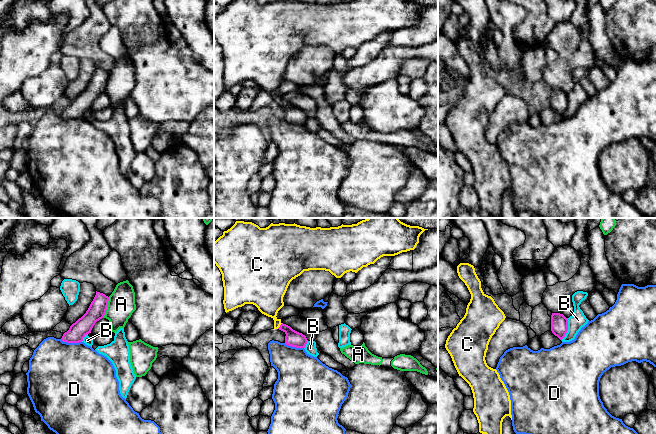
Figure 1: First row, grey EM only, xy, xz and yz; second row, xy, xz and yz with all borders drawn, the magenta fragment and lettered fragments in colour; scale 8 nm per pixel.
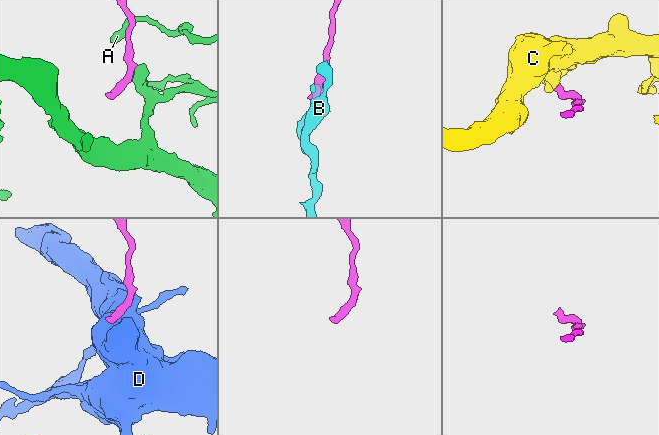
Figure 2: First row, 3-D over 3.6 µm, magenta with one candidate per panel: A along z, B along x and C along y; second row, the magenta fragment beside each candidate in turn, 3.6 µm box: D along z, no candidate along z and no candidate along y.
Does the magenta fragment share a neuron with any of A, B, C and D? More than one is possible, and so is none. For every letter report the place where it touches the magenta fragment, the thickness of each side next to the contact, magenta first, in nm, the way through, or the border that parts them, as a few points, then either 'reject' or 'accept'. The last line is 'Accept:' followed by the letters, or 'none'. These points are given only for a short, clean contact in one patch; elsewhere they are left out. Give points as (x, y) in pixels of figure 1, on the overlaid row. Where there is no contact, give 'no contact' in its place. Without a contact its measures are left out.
A: xy (106, 307) | 140/220 nm | along xy (109, 297), (107, 309), (103, 317) | reject
B: yz (567, 329) | 140/130 nm | along yz (568, 318), (568, 330), (561, 340) | reject
C: xz (280, 326) | 130/240 nm | across xz (293, 338), (280, 326), (270, 309), (268, 298) | accept
D: xy (71, 342) | 140/500 nm | reject
Accept: C

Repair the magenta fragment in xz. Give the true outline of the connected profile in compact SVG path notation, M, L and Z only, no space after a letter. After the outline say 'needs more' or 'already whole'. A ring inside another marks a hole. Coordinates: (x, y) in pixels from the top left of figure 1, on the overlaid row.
M367 218L352 225L341 225L330 228L310 228L297 224L273 224L260 228L252 222L236 221L235 224L223 232L214 242L214 263L222 274L224 287L225 312L232 311L245 304L253 304L258 310L274 320L274 329L283 331L285 344L296 348L305 348L308 340L305 335L293 330L278 319L277 313L284 306L283 297L290 282L304 271L325 270L336 278L341 278L347 272L357 273L363 267L374 264L383 256L395 256L402 252L414 250L419 243L420 235L428 229L410 226L398 218Z | needs more

